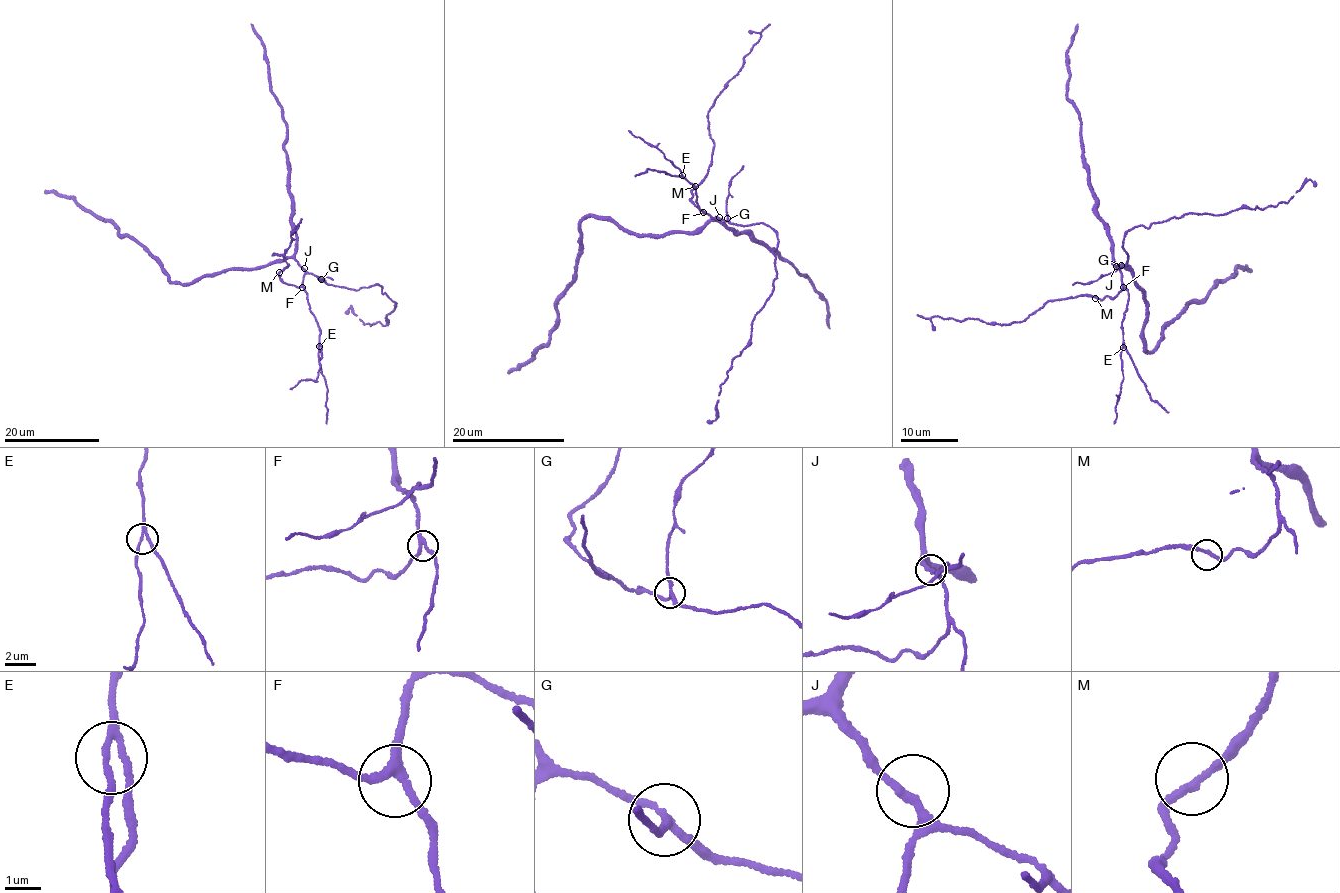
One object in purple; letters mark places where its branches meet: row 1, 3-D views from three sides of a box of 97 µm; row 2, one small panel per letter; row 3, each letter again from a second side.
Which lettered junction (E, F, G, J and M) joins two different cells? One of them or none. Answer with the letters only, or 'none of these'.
G

